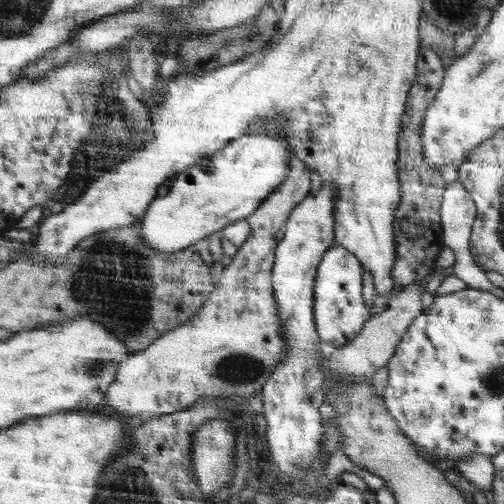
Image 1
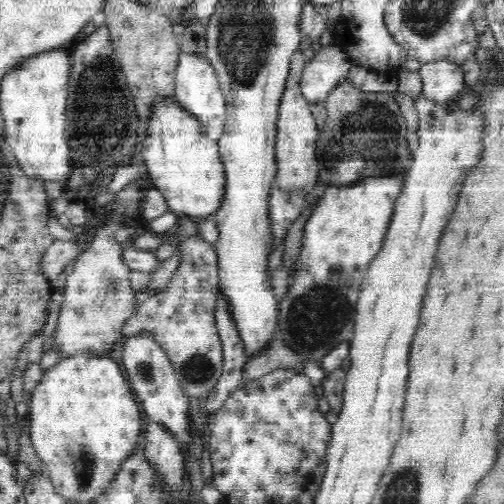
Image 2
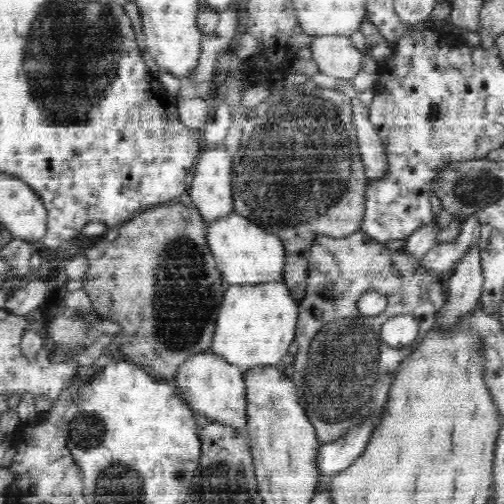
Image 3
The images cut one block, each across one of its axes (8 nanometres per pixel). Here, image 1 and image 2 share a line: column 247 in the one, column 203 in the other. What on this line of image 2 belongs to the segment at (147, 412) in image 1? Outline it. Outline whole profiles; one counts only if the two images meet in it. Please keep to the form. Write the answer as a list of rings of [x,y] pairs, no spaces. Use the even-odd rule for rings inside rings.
[[[186,218],[178,220],[180,226],[180,270],[172,276],[170,284],[160,292],[156,300],[146,300],[138,306],[136,316],[132,316],[124,328],[124,340],[132,336],[152,336],[174,366],[174,374],[188,396],[206,398],[218,384],[224,370],[224,346],[216,328],[216,306],[220,300],[220,274],[218,256],[212,244],[202,242],[196,234],[196,224],[208,218]]]

